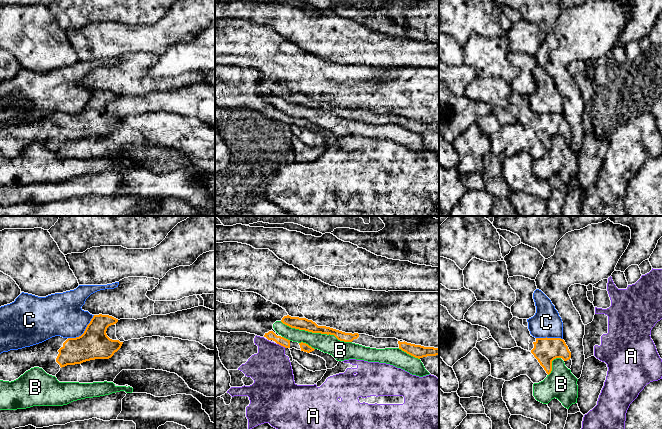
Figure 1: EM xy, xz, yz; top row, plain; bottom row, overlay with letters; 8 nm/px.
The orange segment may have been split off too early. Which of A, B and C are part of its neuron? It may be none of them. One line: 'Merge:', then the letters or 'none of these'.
Merge: none of these

